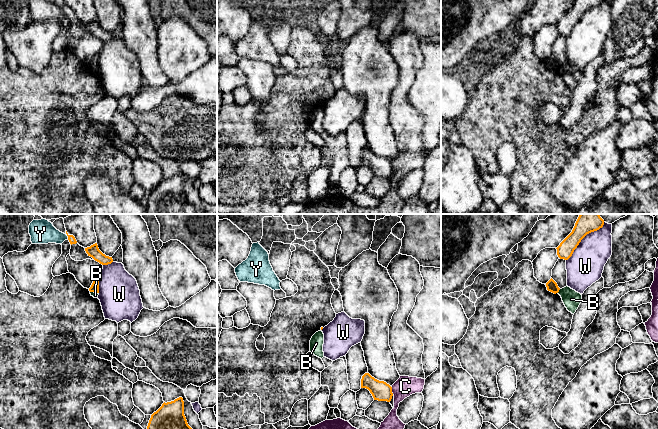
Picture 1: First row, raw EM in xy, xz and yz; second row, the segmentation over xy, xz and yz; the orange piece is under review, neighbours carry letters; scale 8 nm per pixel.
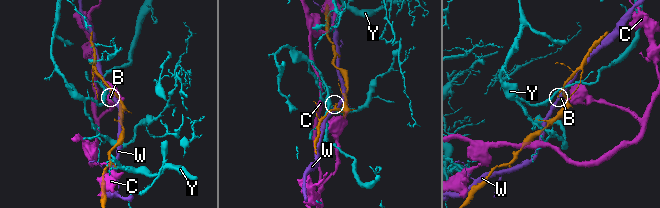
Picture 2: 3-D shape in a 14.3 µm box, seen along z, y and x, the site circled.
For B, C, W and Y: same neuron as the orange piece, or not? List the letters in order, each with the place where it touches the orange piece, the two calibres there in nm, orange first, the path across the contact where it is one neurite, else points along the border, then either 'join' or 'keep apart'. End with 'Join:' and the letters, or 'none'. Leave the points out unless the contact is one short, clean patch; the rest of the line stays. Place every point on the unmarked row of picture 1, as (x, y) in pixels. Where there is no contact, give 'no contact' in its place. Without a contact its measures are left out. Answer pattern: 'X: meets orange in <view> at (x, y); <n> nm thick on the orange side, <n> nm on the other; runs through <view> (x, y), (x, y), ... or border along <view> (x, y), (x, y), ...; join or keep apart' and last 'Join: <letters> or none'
B: meets orange in yz at (558, 67); 90 nm thick on the orange side, 140 nm on the other; border along yz (560, 65), (557, 68); keep apart
C: meets orange in xz at (391, 166); 160 nm thick on the orange side, 160 nm on the other; border along xz (390, 162), (393, 170); keep apart
W: meets orange in yz at (582, 14); 130 nm thick on the orange side, 280 nm on the other; keep apart
Y: meets orange in xy at (68, 13); 60 nm thick on the orange side, 160 nm on the other; keep apart
Join: none

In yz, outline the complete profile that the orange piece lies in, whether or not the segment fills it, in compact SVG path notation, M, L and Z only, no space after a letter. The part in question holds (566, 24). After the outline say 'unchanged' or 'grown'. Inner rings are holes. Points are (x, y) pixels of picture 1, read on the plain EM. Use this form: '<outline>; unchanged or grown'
M575 0L572 8L556 24L560 35L568 36L581 16L589 9L599 6L604 0Z; unchanged

